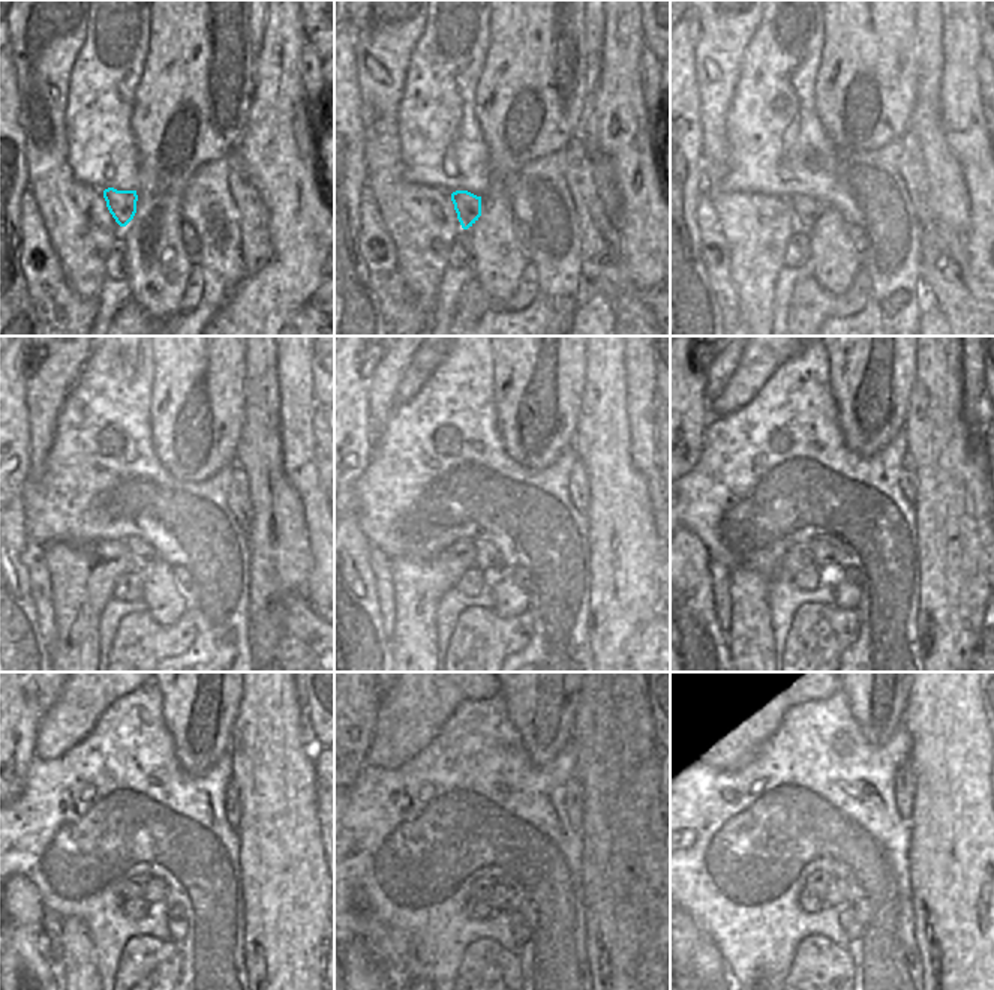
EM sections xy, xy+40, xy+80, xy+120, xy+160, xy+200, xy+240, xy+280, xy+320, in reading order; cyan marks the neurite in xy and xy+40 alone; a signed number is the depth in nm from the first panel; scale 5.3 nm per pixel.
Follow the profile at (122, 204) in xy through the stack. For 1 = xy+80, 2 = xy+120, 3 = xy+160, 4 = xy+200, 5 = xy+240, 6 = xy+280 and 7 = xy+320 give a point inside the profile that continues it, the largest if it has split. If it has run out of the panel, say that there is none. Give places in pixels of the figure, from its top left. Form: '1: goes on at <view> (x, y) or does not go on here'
1: goes on at xy+80 (807, 209)
2: goes on at xy+120 (141, 554)
3: goes on at xy+160 (486, 557)
4: goes on at xy+200 (823, 552)
5: goes on at xy+240 (156, 890)
6: goes on at xy+280 (502, 897)
7: goes on at xy+320 (841, 897)

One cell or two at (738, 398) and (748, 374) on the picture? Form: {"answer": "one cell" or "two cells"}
{"answer": "one cell"}

